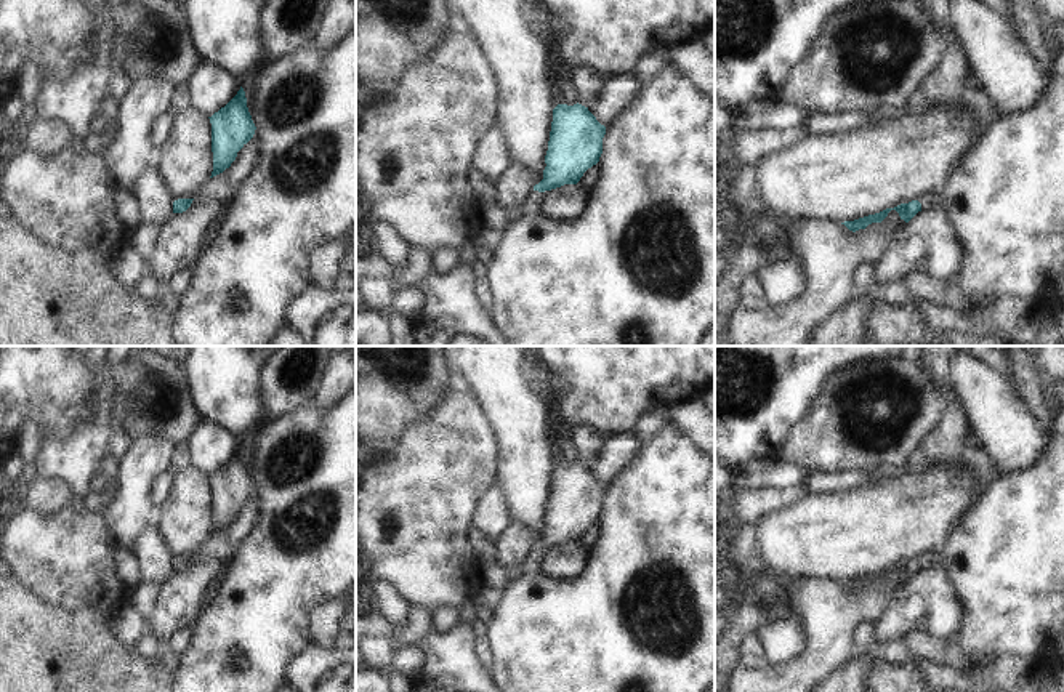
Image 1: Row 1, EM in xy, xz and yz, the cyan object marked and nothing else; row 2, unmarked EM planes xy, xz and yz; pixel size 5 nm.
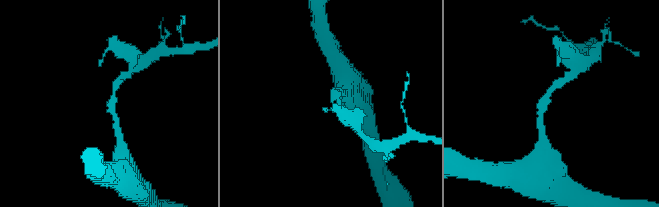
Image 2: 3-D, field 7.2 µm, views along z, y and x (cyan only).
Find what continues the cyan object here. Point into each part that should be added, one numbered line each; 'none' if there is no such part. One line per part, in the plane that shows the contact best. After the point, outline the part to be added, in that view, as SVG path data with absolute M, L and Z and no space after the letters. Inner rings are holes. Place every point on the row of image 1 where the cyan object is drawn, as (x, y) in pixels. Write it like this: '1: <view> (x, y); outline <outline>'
1: xz (534, 199); outline M530 191L526 202L521 205L522 213L540 213L540 203L543 199L543 192Z

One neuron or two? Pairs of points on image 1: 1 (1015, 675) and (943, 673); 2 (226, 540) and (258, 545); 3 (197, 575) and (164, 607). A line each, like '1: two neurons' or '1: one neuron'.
1: one neuron
2: two neurons
3: one neuron

